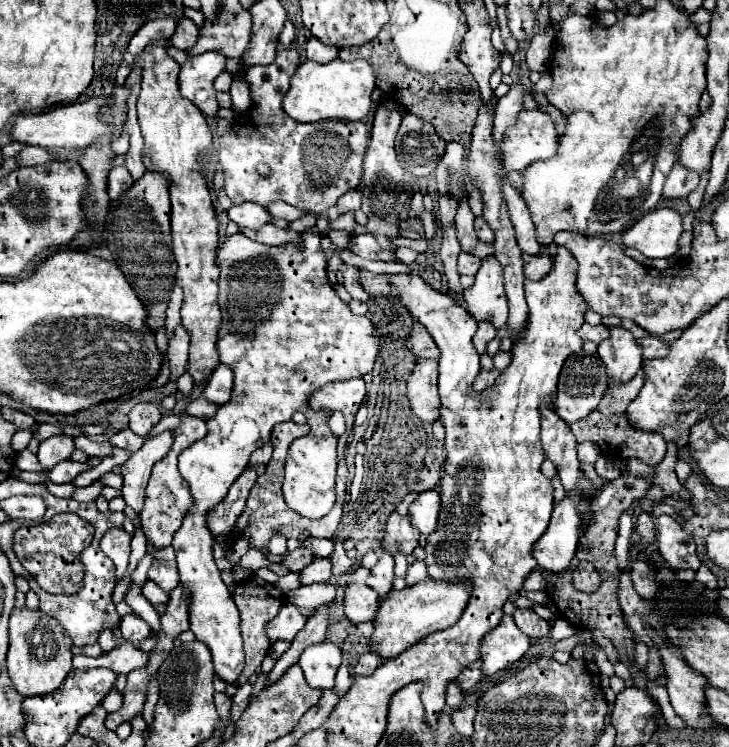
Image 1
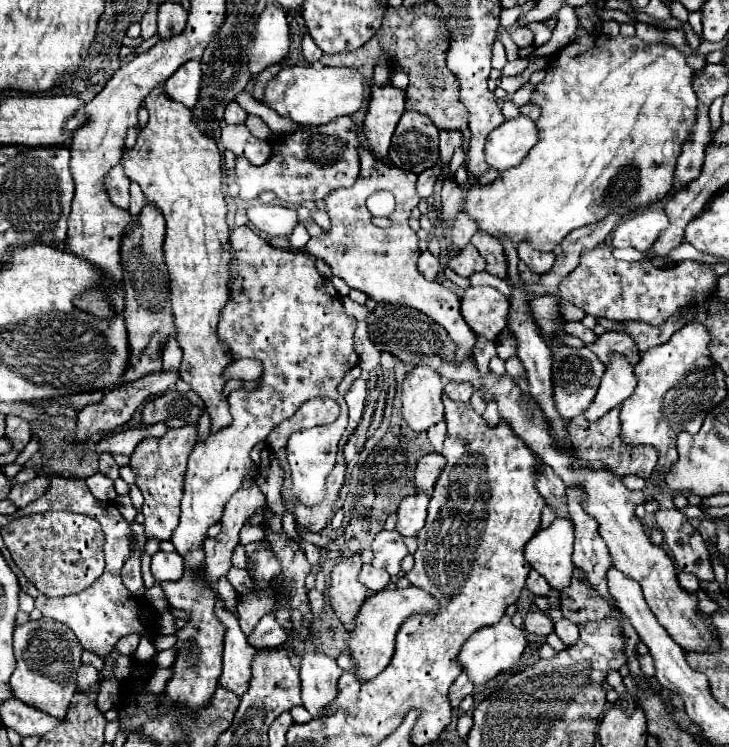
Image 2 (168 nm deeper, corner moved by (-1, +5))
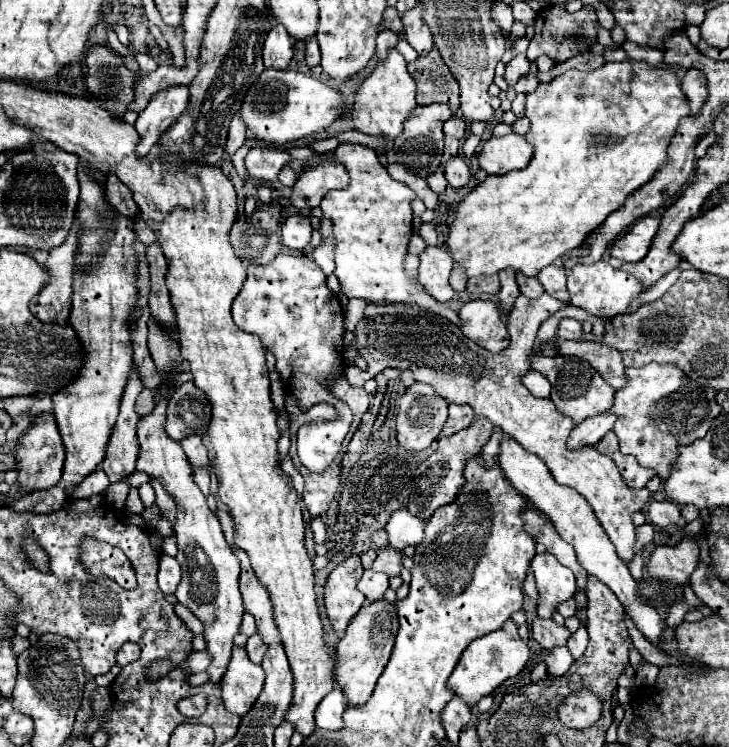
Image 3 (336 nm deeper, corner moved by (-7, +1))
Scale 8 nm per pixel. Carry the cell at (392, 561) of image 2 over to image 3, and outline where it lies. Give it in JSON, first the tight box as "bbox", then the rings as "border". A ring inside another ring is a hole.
{"bbox":[371,545,403,577],"border":[[[391,545],[383,547],[371,567],[373,571],[383,571],[389,577],[397,577],[403,571],[403,553]]]}

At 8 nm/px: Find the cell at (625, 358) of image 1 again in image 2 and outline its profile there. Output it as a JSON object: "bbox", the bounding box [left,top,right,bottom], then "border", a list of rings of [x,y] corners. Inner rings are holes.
{"bbox":[583,355,635,423],"border":[[[611,355],[611,363],[601,379],[599,391],[591,403],[591,407],[587,407],[587,411],[583,413],[585,421],[593,423],[597,419],[601,419],[605,413],[609,413],[613,407],[621,405],[635,389],[635,375],[633,375],[633,365],[623,357],[623,355]]]}

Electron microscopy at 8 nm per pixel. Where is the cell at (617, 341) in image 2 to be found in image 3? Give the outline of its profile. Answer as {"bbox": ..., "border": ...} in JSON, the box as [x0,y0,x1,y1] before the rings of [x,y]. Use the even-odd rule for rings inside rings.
{"bbox":[553,337,627,389],"border":[[[559,337],[553,339],[553,343],[559,345],[559,353],[563,355],[577,355],[587,359],[597,369],[597,373],[615,389],[625,387],[627,375],[625,375],[623,355],[619,349],[597,341],[565,341],[565,339],[561,341]]]}

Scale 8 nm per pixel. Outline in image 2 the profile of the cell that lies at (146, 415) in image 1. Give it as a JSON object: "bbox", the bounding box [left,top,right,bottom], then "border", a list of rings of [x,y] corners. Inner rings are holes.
{"bbox":[143,389,203,427],"border":[[[177,389],[167,391],[165,395],[151,399],[143,409],[143,425],[165,423],[167,427],[183,427],[187,423],[197,423],[203,415],[203,401],[195,391],[179,393]]]}

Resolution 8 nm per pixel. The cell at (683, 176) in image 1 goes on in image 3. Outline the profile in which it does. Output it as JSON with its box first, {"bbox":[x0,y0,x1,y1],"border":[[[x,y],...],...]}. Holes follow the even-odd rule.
{"bbox":[681,69,707,115],"border":[[[689,69],[687,75],[683,77],[681,85],[683,85],[685,95],[691,101],[693,115],[699,115],[701,113],[701,107],[707,101],[707,77],[705,77],[705,73],[699,71],[699,69]]]}

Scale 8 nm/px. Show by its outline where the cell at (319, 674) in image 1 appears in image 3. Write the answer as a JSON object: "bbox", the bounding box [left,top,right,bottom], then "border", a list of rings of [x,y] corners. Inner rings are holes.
{"bbox":[315,687,347,731],"border":[[[335,687],[315,709],[315,721],[319,729],[339,731],[343,727],[343,711],[347,709],[347,699],[341,687]]]}

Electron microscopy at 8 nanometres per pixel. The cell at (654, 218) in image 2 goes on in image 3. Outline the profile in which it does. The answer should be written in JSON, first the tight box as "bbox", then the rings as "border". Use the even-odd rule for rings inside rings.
{"bbox":[611,217,657,261],"border":[[[657,217],[639,219],[633,227],[629,227],[629,231],[625,231],[625,235],[621,235],[621,239],[617,239],[617,243],[611,245],[611,255],[621,261],[641,261],[647,255],[657,229]]]}

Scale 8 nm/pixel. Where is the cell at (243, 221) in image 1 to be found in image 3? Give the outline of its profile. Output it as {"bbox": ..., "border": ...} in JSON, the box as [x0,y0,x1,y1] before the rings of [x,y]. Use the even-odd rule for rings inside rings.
{"bbox":[281,215,311,251],"border":[[[289,215],[281,221],[281,243],[287,249],[301,251],[311,241],[311,221],[305,215]]]}

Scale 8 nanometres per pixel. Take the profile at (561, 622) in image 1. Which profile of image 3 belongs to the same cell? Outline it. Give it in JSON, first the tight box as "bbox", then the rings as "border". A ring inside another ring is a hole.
{"bbox":[545,647,573,675],"border":[[[555,647],[545,657],[545,663],[547,663],[547,671],[551,675],[565,675],[565,671],[573,663],[573,657],[571,657],[571,653],[569,653],[567,647]]]}

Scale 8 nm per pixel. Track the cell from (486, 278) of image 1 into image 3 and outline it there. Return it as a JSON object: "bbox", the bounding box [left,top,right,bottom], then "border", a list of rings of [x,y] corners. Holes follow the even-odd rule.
{"bbox":[459,301,509,353],"border":[[[469,301],[461,307],[459,317],[463,333],[487,351],[499,353],[509,345],[507,325],[503,323],[499,307],[493,301]]]}

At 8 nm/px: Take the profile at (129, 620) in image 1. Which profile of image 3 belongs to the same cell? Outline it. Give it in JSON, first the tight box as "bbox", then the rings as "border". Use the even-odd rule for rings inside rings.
{"bbox":[117,643,141,667],"border":[[[125,643],[125,645],[117,651],[117,663],[119,663],[121,667],[125,667],[125,665],[137,661],[137,659],[139,659],[139,653],[141,653],[141,647],[139,647],[137,643]]]}

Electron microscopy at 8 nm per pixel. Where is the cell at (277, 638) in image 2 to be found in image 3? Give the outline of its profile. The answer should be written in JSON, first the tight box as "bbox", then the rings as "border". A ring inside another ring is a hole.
{"bbox":[245,633,267,663],"border":[[[255,633],[255,635],[249,637],[245,649],[247,649],[247,655],[249,655],[249,659],[251,659],[253,663],[261,663],[263,653],[267,651],[267,643],[263,641],[263,637],[261,637],[259,633]]]}

